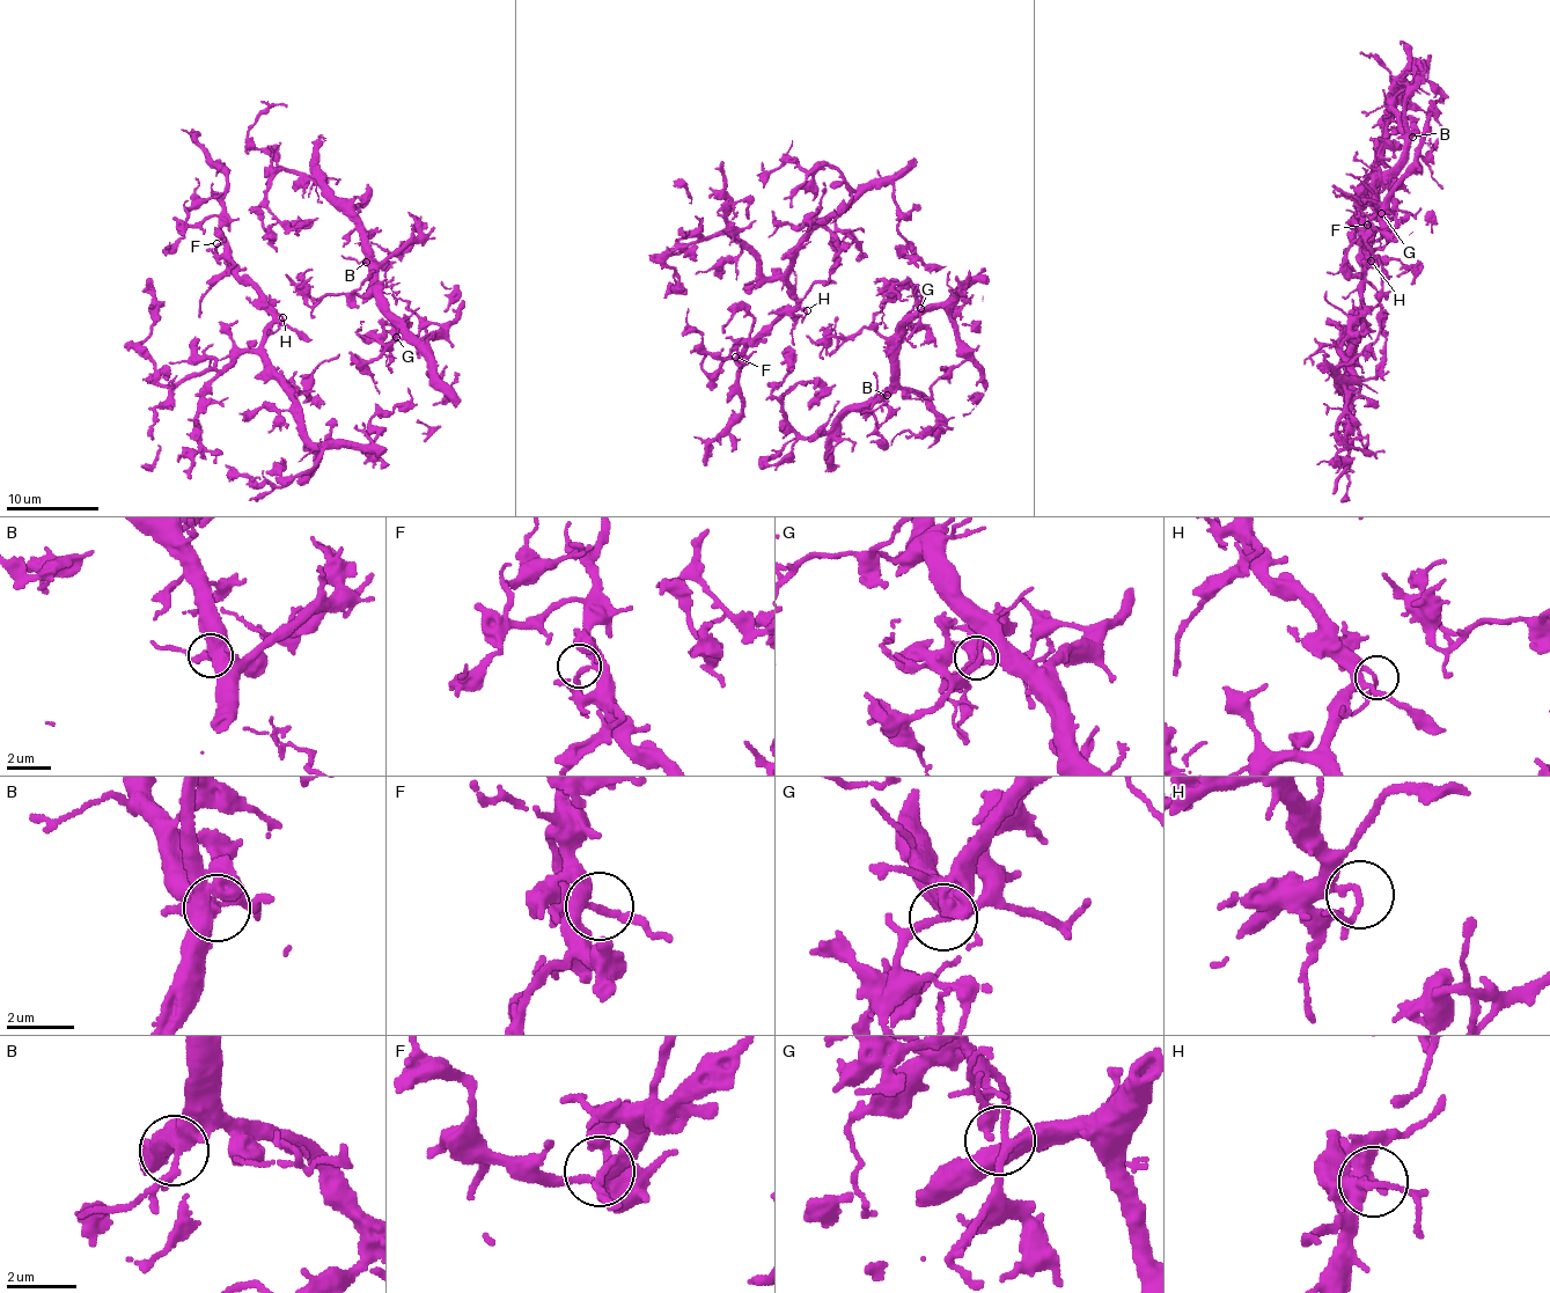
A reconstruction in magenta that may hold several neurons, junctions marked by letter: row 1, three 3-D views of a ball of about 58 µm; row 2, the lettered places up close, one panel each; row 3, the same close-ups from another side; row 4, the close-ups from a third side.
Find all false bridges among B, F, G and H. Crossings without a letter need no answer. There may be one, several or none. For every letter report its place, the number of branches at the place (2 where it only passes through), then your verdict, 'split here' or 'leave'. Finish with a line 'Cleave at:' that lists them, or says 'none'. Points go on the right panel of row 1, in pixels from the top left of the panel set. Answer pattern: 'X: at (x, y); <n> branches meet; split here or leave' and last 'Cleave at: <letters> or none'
B: at (1412, 137); 3 branches meet; leave
F: at (1367, 225); 2 branches meet; leave
G: at (1381, 213); 3 branches meet; leave
H: at (1371, 261); 2 branches meet; leave
Cleave at: none

